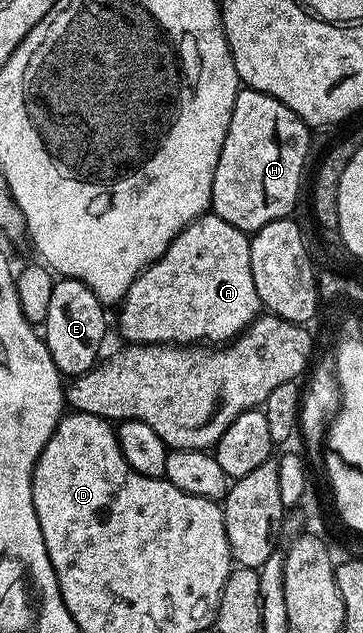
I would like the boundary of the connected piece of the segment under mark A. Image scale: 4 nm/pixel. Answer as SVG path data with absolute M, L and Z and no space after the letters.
M211 211L192 221L169 243L168 249L154 264L143 269L119 302L120 333L125 342L134 345L195 345L197 343L227 343L239 337L261 312L250 251L249 234L226 223Z

